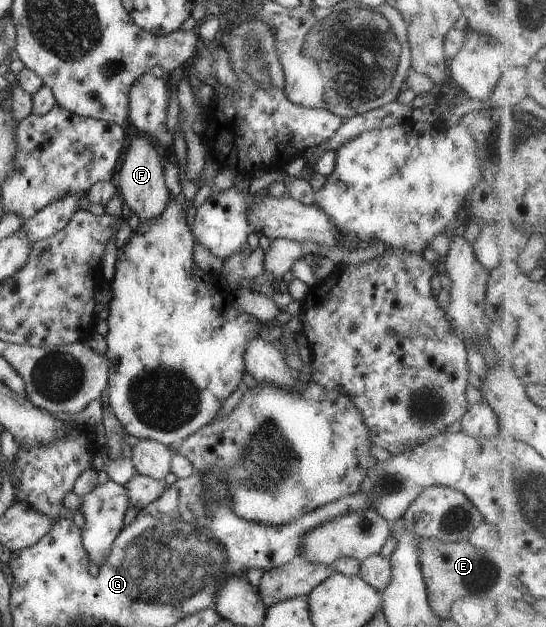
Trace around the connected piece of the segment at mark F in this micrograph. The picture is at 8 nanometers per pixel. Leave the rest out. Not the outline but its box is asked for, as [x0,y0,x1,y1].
[119,135,169,223]

